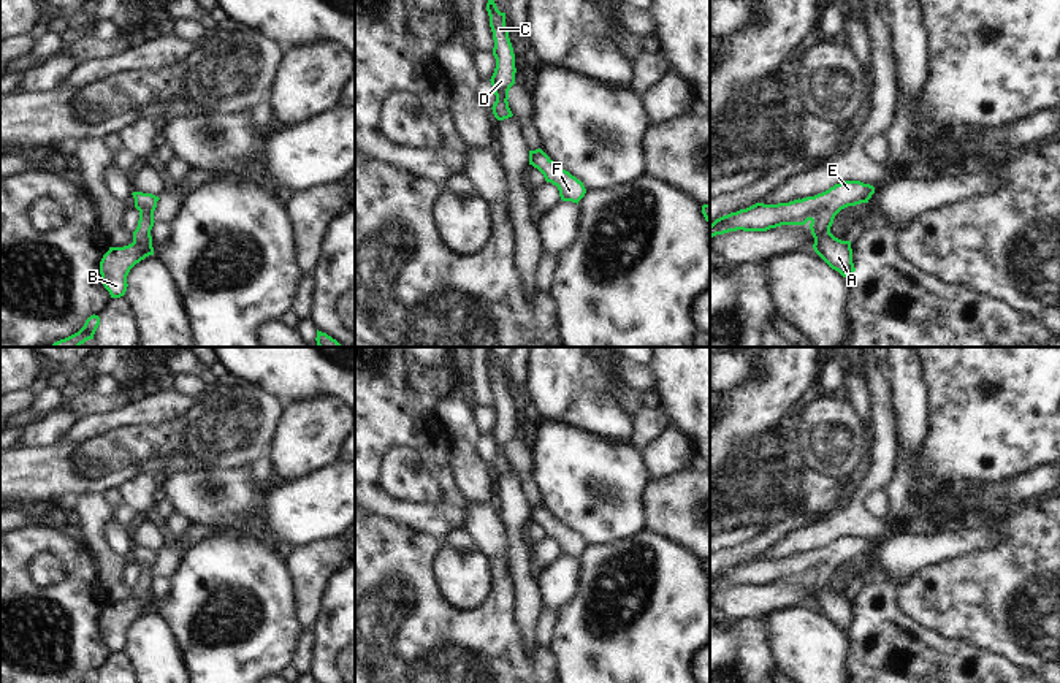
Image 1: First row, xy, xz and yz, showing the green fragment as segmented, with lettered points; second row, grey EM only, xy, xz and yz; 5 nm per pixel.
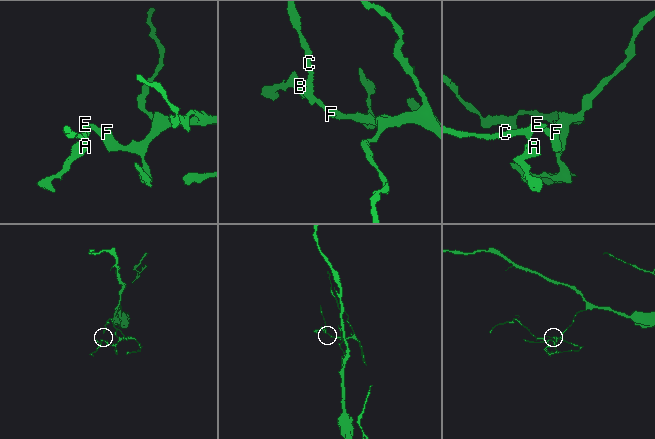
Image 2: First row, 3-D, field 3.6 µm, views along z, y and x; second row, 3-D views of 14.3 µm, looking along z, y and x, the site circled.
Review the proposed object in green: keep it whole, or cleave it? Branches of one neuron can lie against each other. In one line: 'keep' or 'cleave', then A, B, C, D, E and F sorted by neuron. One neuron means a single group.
keep | A B C D E F

